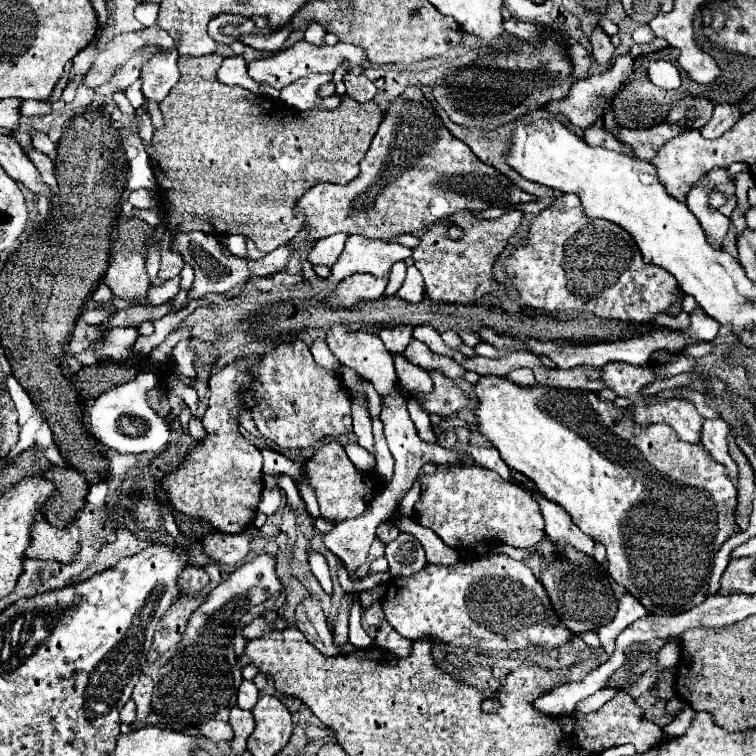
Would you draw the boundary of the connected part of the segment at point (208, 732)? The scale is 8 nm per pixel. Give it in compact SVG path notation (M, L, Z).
M206 722L206 724L200 724L198 726L200 734L212 742L220 742L220 740L230 740L232 738L232 728L226 724L226 722Z

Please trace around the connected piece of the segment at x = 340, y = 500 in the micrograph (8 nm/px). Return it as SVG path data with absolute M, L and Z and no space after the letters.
M330 442L330 444L320 446L316 450L316 454L312 458L308 458L304 468L308 474L308 484L316 492L322 518L332 520L332 522L360 516L366 510L368 502L374 498L374 494L380 492L380 490L374 490L374 484L378 488L382 486L382 482L378 480L378 476L374 472L368 472L368 474L358 472L338 442Z

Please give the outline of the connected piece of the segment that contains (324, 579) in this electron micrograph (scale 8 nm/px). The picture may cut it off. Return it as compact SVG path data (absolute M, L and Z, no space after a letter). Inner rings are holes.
M310 552L310 568L314 572L314 576L320 582L320 586L324 588L326 594L332 594L332 582L330 582L330 571L326 560L322 554L318 552Z

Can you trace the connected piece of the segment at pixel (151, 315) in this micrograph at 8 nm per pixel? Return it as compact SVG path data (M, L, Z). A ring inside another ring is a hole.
M163 304L156 307L132 306L118 311L108 321L99 325L111 329L118 326L129 326L144 321L155 321L170 313L170 306Z

